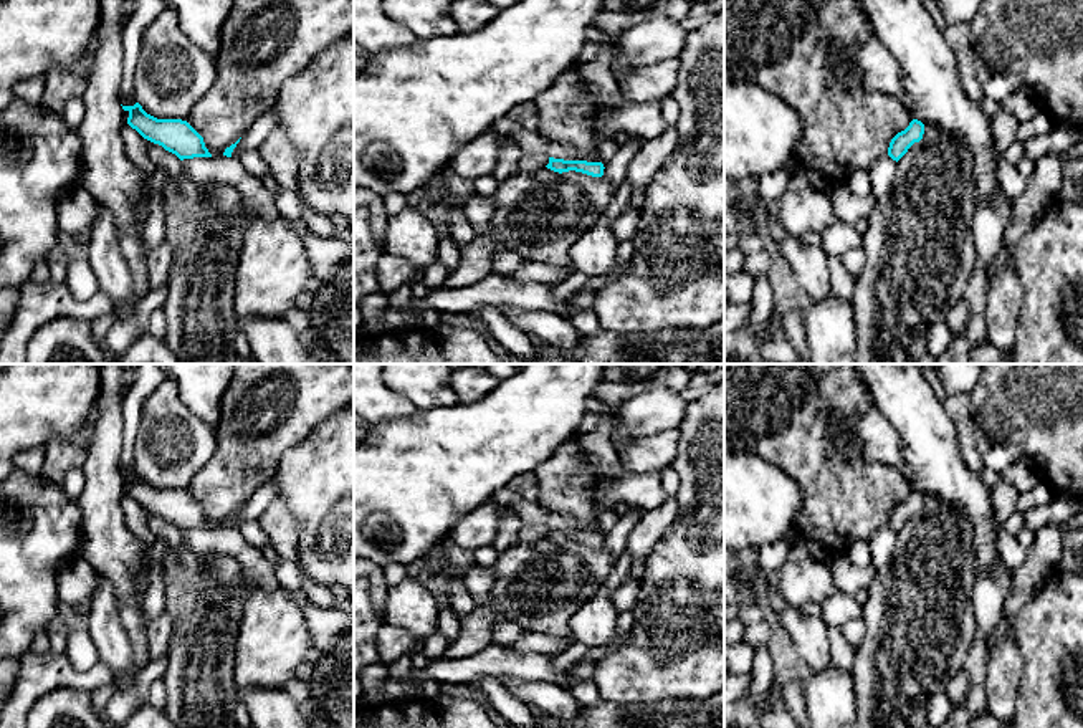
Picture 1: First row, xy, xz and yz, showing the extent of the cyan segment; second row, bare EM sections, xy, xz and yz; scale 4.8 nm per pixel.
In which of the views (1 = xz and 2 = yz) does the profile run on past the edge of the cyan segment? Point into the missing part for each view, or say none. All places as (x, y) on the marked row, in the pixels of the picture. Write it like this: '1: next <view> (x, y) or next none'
1: next none
2: next none

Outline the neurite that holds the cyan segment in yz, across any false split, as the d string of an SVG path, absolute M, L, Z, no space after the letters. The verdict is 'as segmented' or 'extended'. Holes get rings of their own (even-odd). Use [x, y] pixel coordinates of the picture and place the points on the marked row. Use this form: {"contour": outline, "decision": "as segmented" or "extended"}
{"contour": "M913 119L904 131L898 132L891 139L888 156L898 162L914 142L923 139L923 134L924 124L918 119Z", "decision": "as segmented"}

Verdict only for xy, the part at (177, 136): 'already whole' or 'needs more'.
already whole

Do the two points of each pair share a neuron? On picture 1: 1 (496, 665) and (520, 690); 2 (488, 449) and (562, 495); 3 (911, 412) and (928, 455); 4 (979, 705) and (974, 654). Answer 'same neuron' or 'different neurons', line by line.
1: different neurons
2: different neurons
3: same neuron
4: same neuron

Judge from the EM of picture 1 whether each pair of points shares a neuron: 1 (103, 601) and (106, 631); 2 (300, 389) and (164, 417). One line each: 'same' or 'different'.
1: same
2: different

